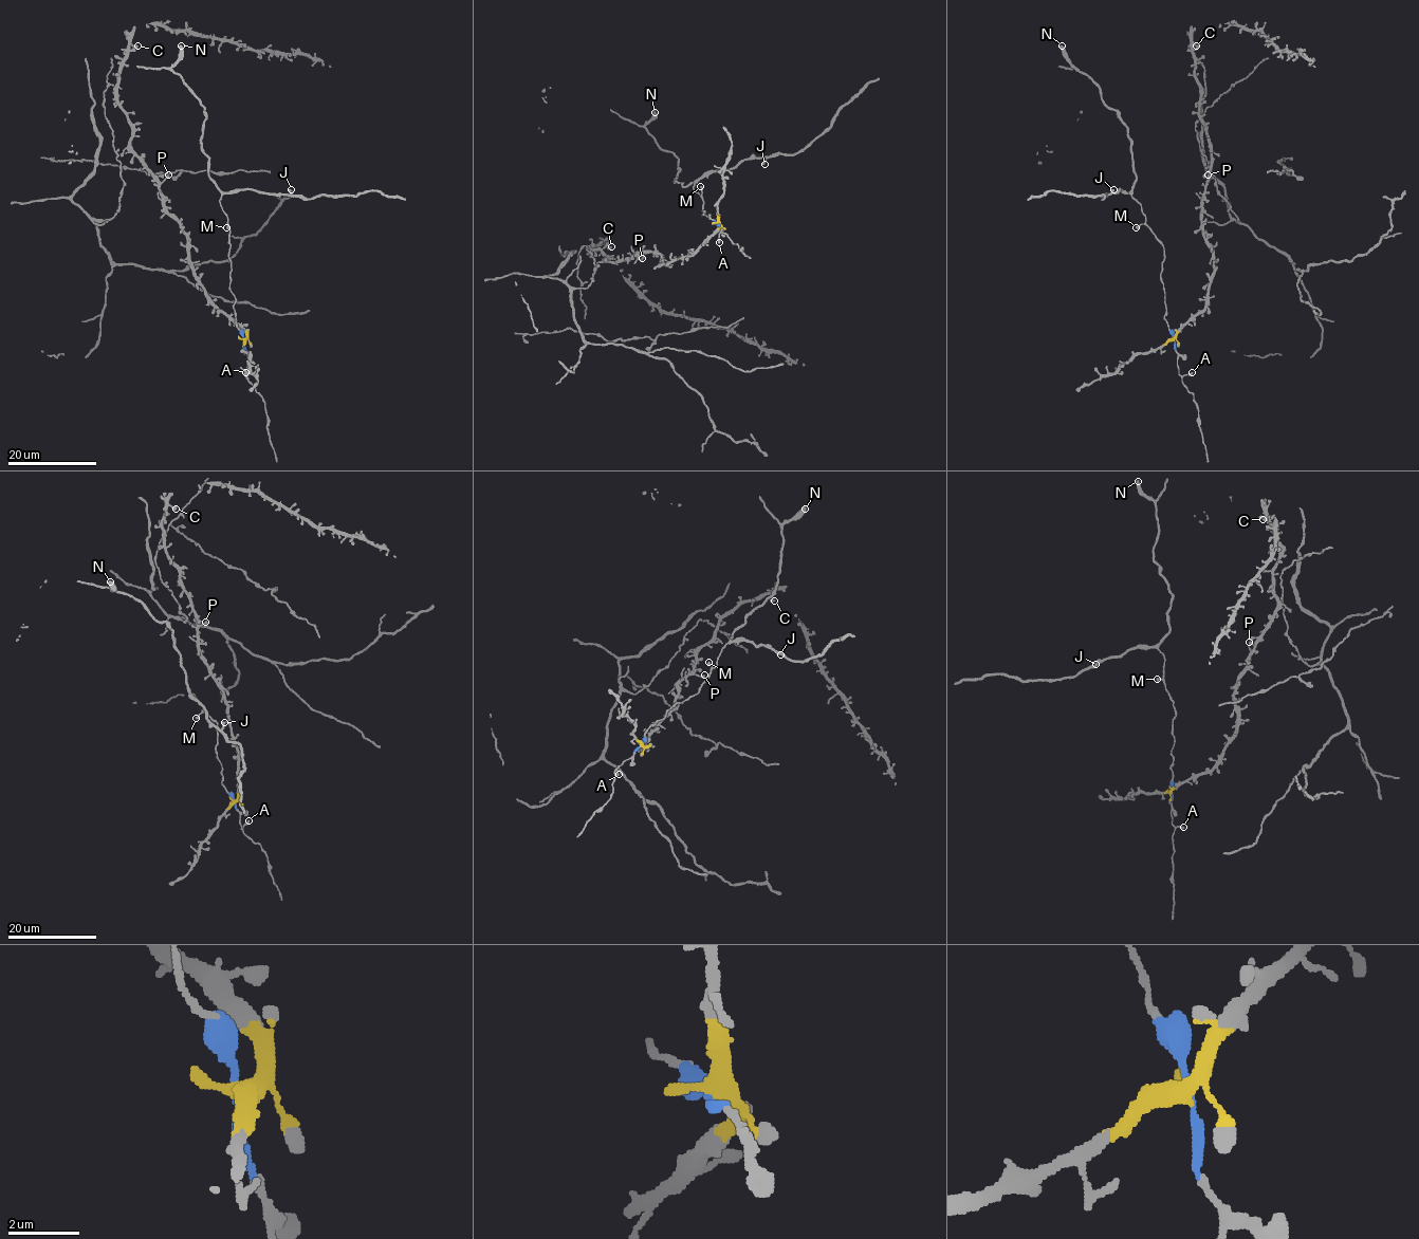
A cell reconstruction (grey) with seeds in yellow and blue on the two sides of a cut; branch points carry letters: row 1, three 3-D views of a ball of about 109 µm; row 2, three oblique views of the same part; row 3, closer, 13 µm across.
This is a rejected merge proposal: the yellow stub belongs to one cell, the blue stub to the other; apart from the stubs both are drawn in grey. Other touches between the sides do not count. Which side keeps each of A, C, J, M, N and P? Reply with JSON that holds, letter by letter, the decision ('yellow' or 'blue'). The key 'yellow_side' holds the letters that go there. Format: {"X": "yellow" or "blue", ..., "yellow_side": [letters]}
{"A": "blue", "C": "yellow", "J": "blue", "M": "blue", "N": "blue", "P": "yellow", "yellow_side": ["C", "P"]}

